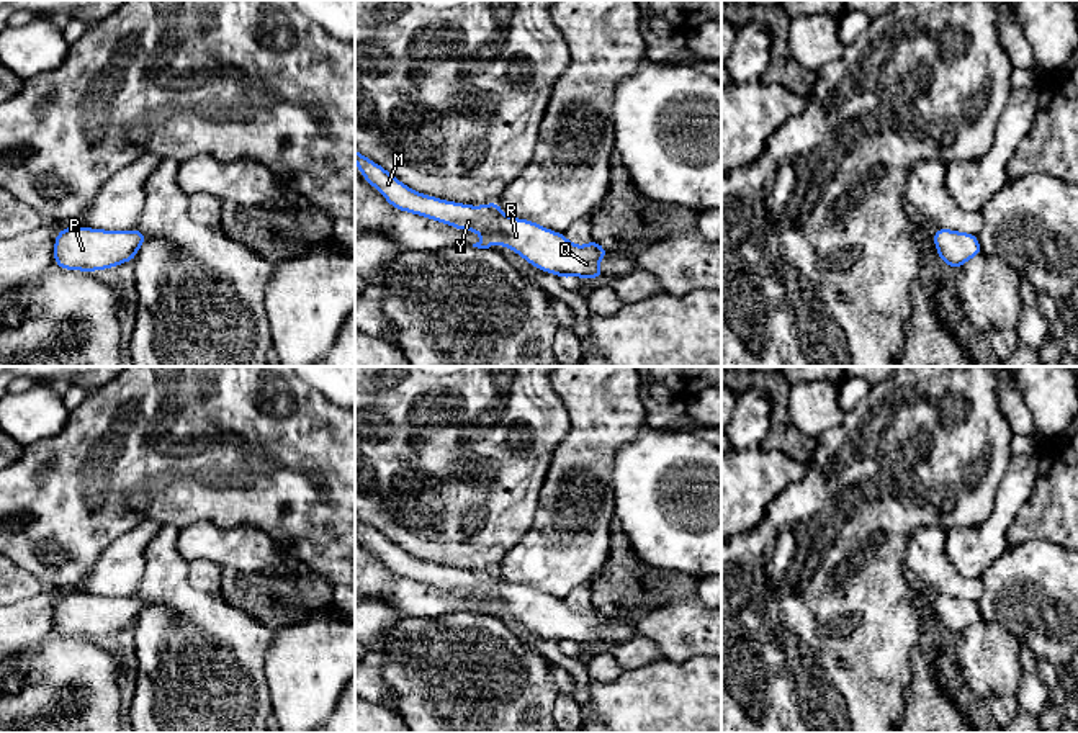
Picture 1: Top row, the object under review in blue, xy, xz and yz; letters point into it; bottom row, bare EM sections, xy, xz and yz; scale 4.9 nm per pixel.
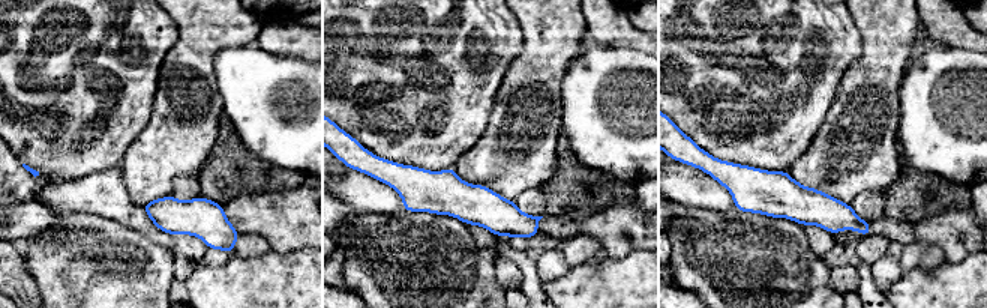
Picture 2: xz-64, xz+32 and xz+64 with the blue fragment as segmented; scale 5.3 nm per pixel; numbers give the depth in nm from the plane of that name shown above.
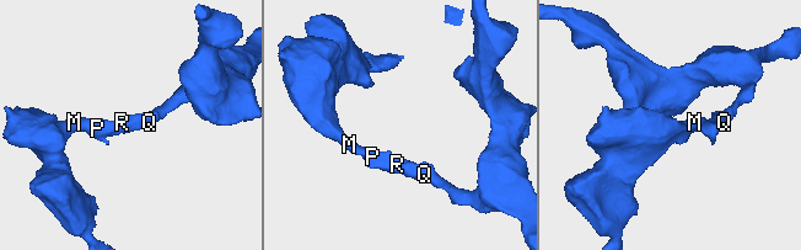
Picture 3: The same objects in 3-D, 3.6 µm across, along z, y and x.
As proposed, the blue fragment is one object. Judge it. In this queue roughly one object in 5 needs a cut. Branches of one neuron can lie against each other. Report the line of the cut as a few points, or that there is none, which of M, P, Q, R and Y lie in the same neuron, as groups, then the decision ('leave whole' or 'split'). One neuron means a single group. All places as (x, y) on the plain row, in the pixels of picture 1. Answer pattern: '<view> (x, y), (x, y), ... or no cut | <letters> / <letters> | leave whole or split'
no cut | M P Q R Y | leave whole

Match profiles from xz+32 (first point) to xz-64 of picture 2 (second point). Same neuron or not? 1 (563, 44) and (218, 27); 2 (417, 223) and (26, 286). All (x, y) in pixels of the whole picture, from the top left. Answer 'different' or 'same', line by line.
1: same
2: different

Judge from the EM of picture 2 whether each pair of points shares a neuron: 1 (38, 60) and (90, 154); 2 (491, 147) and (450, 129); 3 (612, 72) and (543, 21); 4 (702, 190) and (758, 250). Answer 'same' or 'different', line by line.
1: same
2: different
3: different
4: different

